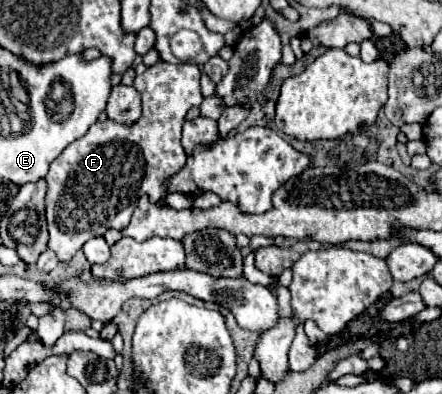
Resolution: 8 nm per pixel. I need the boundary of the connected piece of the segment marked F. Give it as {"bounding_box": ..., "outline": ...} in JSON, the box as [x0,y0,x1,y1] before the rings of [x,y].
{"bounding_box":[47,61,201,261],"outline":[[[157,61],[153,67],[147,67],[145,73],[135,77],[135,87],[141,89],[143,113],[133,125],[121,125],[117,121],[97,121],[87,135],[73,141],[65,151],[51,163],[47,181],[47,225],[49,225],[49,249],[53,249],[59,261],[69,261],[89,239],[103,235],[109,227],[125,229],[129,225],[135,203],[141,195],[147,195],[149,201],[157,203],[165,197],[163,181],[177,173],[185,165],[185,149],[181,145],[181,127],[185,123],[187,111],[195,105],[201,105],[201,71],[195,63],[171,65]]]}

